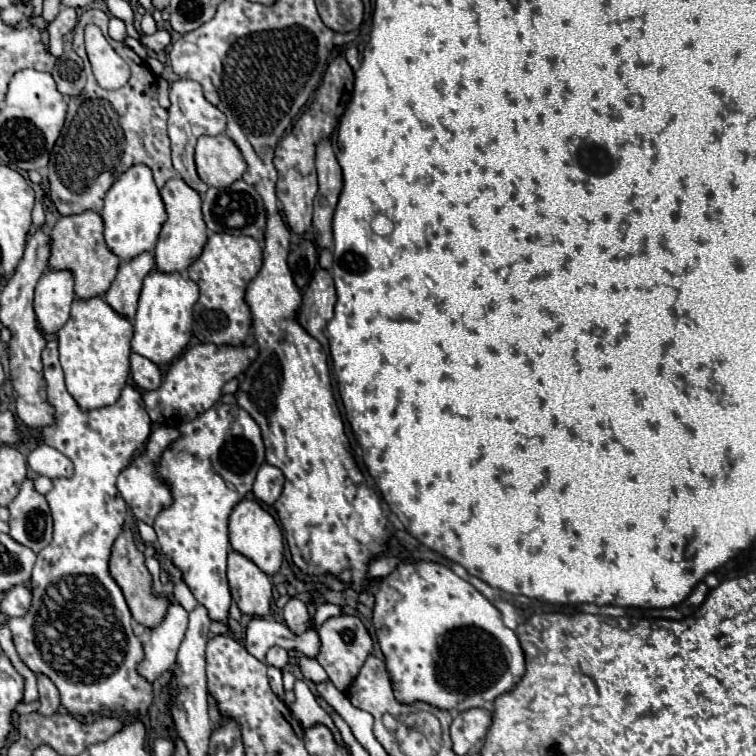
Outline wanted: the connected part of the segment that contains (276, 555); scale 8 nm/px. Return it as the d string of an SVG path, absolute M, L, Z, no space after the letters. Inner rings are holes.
M243 498L229 516L229 542L233 550L253 560L265 574L275 574L283 562L283 534L277 520L257 502Z

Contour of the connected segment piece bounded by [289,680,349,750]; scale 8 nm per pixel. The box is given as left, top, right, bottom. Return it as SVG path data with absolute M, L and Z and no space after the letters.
M297 680L293 690L295 692L295 696L297 696L295 704L291 704L291 706L289 706L289 710L291 710L293 718L295 718L295 720L299 720L299 722L303 724L303 728L313 726L315 722L325 724L325 726L333 732L335 742L337 742L339 746L343 746L343 748L347 748L347 750L349 750L349 746L343 742L343 738L341 738L341 734L339 734L337 726L333 724L331 716L329 716L329 714L319 706L319 702L317 702L317 700L315 700L315 696L311 694L309 686L307 686L303 680Z

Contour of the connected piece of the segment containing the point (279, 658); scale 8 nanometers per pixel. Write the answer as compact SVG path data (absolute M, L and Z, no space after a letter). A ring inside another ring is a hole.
M273 646L273 648L267 652L267 664L275 666L275 668L285 668L287 662L289 662L289 652L287 652L285 648Z

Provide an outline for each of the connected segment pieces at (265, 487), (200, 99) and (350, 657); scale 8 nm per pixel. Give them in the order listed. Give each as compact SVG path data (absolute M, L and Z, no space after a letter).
M263 464L259 468L259 472L257 472L257 478L255 478L255 484L253 484L253 492L255 492L255 496L261 502L273 504L281 496L283 484L285 484L283 472L279 468L271 466L271 464Z
M177 80L169 88L169 138L171 138L171 150L173 150L173 166L181 174L181 178L195 188L199 194L203 194L209 186L199 178L195 168L195 144L201 136L217 136L225 132L225 114L217 110L213 104L209 104L203 96L201 84L193 80Z
M343 614L339 618L329 618L319 628L319 636L321 636L321 654L319 654L317 662L325 668L331 682L343 692L351 684L351 678L355 678L355 674L359 674L365 658L373 652L373 640L371 640L369 632L365 632L363 622L357 616L347 616L347 614Z

